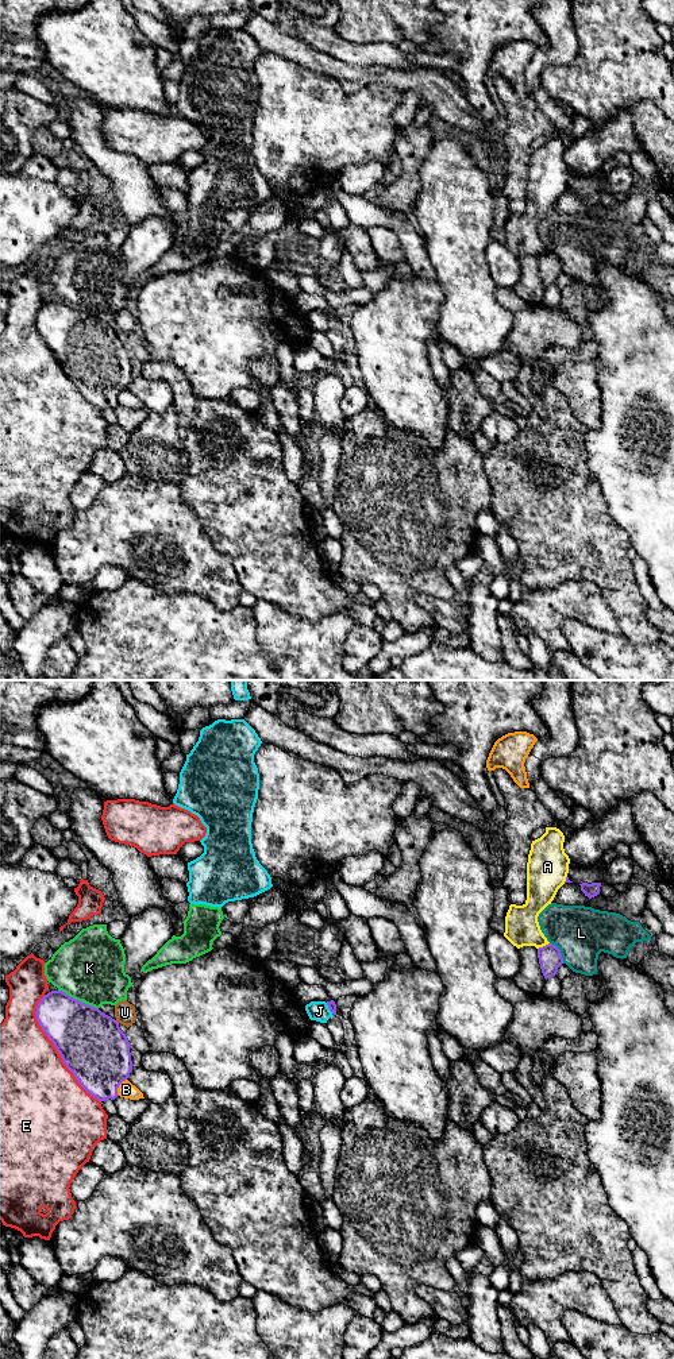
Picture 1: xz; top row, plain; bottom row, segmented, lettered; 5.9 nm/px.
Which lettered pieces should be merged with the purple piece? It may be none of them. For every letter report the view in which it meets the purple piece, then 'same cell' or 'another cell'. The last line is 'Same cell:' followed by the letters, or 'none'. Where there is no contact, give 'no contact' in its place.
A: xz | another cell
B: xz | another cell
E: xz | another cell
J: xz | another cell
K: xz | another cell
L: xz | another cell
U: xz | another cell
Same cell: none

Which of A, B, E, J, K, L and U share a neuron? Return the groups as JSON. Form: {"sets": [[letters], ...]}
{"sets": [["A"], ["B"], ["E"], ["J", "K"], ["L"], ["U"]]}

